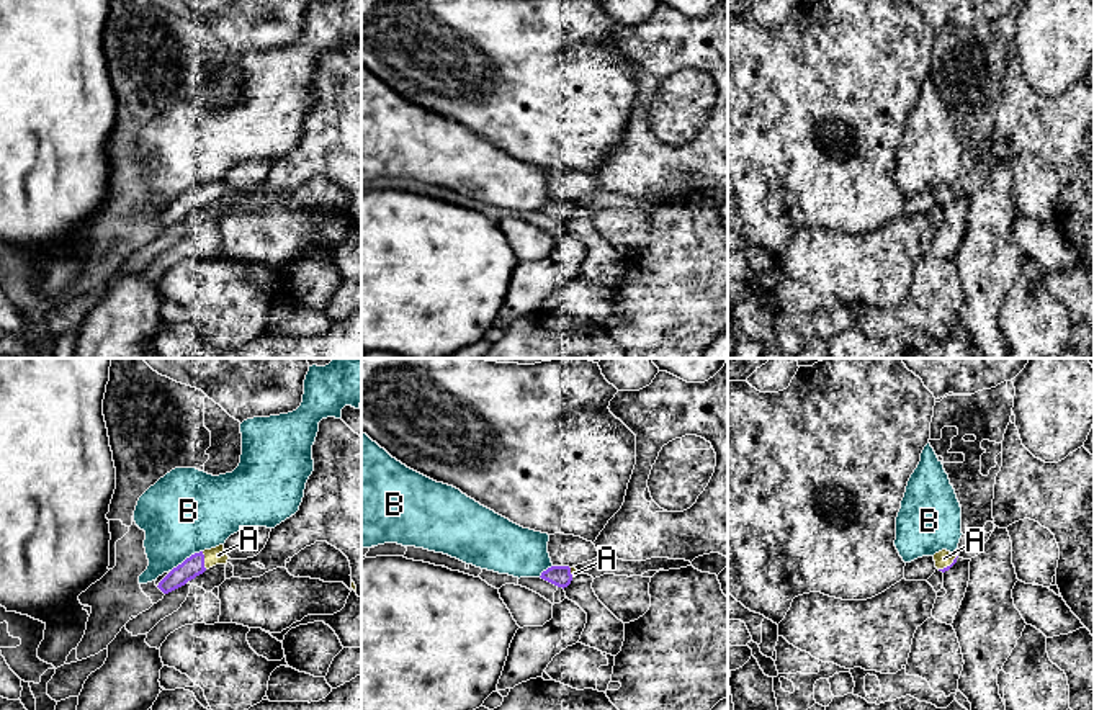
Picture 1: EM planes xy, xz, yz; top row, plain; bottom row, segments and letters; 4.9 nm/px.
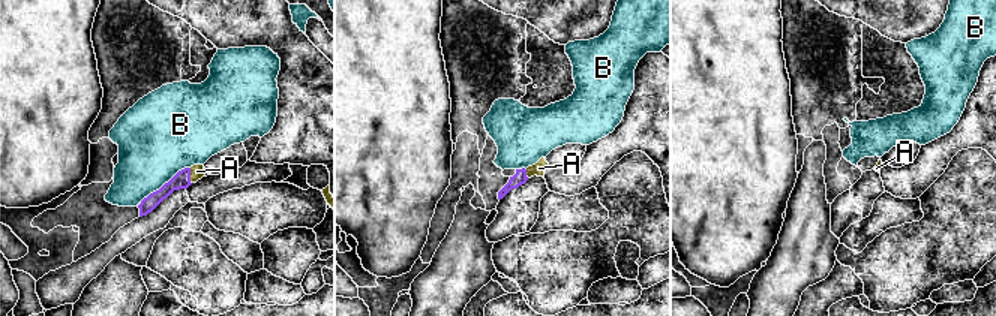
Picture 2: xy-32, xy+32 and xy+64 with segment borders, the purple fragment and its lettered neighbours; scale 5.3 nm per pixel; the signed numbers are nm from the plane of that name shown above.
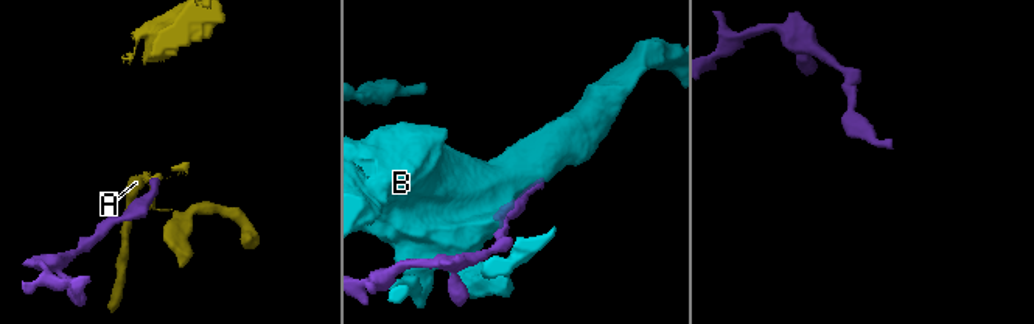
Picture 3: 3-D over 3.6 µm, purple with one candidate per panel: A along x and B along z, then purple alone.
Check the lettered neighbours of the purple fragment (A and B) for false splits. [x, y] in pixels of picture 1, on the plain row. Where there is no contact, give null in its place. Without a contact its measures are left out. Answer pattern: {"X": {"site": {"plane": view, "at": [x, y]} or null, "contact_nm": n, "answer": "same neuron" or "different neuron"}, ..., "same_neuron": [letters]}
{"A": {"site": {"plane": "xy", "at": [203, 193]}, "contact_nm": 90, "answer": "same neuron"}, "B": {"site": {"plane": "xy", "at": [187, 192]}, "contact_nm": 190, "answer": "different neuron"}, "same_neuron": ["A"]}

